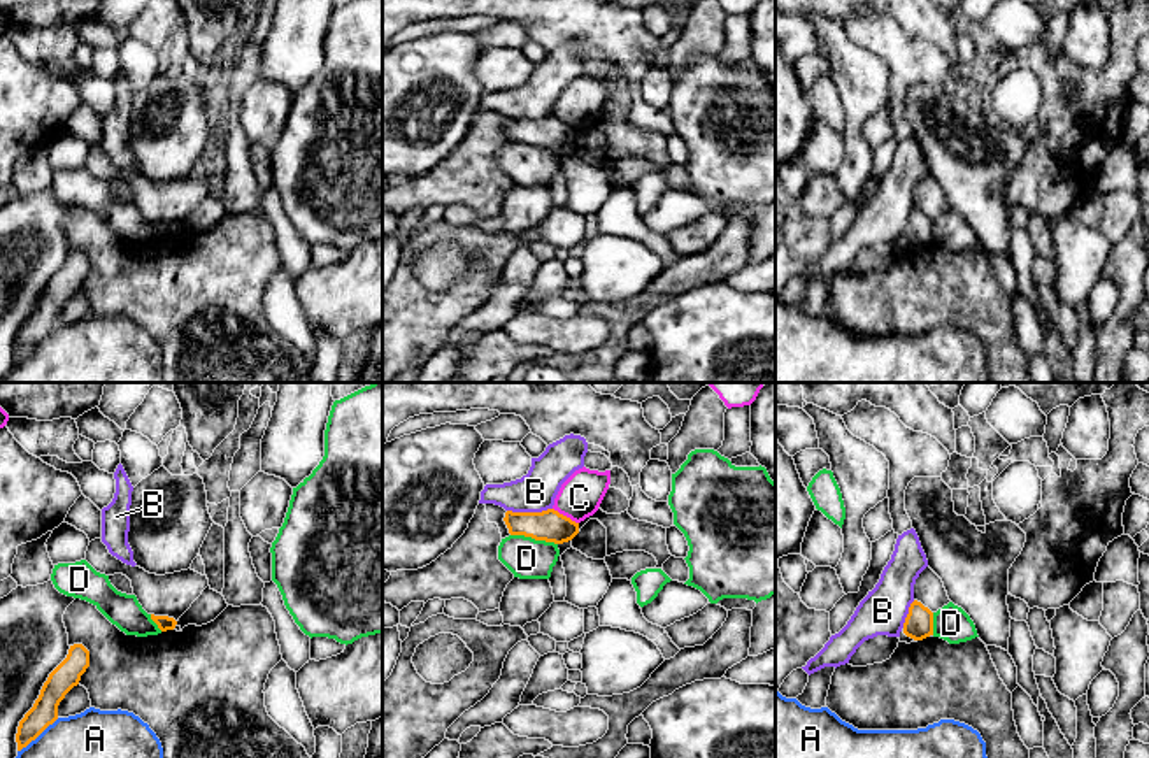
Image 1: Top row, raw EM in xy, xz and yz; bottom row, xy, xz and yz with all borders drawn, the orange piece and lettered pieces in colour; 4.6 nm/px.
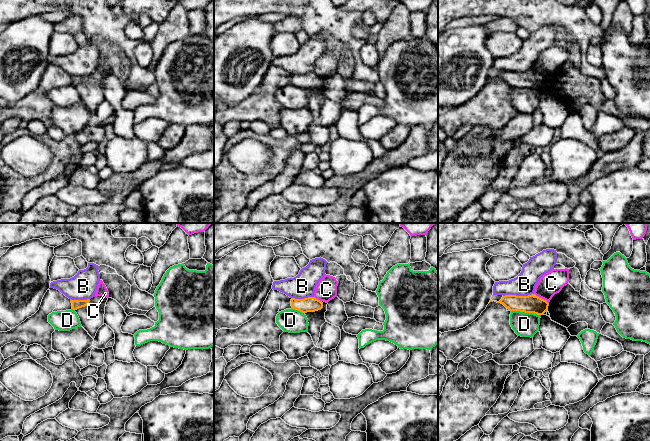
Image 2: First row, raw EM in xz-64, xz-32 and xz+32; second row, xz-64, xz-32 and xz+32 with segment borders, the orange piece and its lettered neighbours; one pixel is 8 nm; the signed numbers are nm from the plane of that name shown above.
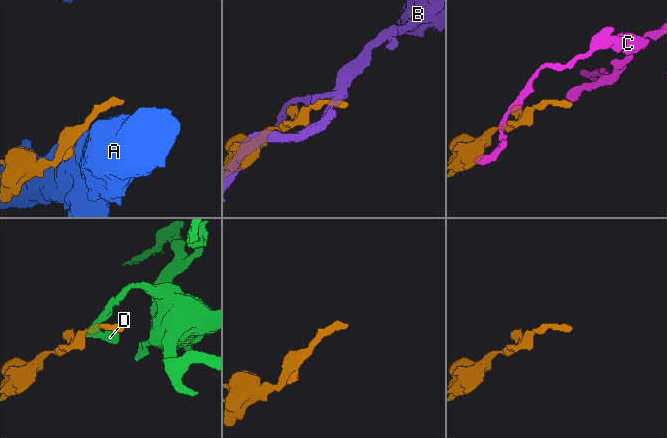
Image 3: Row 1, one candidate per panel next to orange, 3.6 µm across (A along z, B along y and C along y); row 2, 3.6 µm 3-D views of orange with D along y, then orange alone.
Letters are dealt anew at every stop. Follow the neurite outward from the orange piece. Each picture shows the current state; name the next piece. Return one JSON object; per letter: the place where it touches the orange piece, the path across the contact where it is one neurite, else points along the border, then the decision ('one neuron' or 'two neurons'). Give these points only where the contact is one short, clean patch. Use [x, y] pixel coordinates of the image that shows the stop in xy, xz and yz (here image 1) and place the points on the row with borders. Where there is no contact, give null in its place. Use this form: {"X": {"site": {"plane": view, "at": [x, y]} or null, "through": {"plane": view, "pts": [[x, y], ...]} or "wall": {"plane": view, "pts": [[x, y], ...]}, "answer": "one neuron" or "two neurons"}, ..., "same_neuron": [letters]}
{"A": {"site": {"plane": "xy", "at": [37, 736]}, "answer": "two neurons"}, "B": {"site": {"plane": "xz", "at": [528, 513]}, "answer": "two neurons"}, "C": {"site": {"plane": "xz", "at": [565, 516]}, "wall": {"plane": "xz", "pts": [[553, 507], [578, 523]]}, "answer": "two neurons"}, "D": {"site": {"plane": "xz", "at": [534, 537]}, "wall": {"plane": "xz", "pts": [[511, 534], [556, 544]]}, "answer": "two neurons"}, "same_neuron": []}

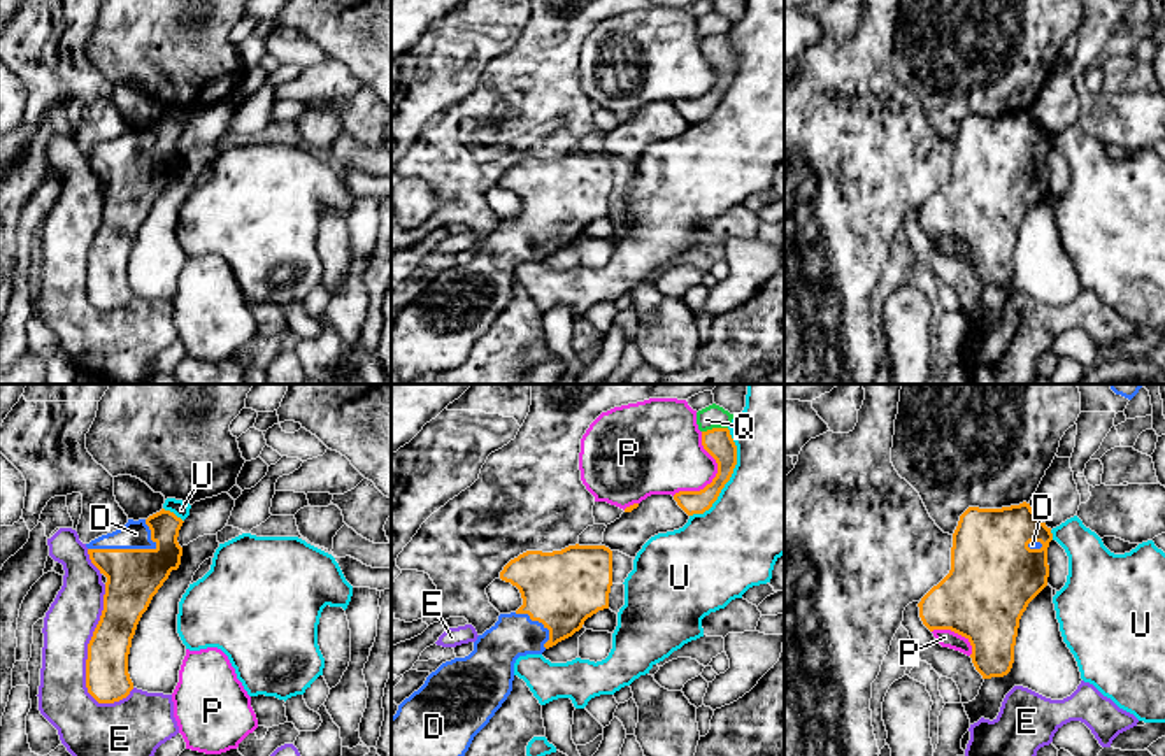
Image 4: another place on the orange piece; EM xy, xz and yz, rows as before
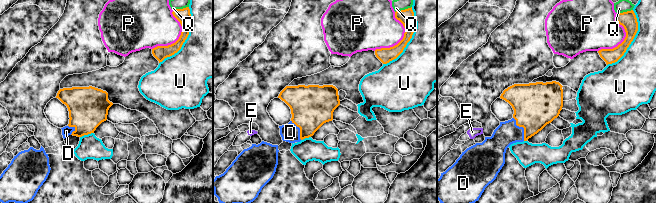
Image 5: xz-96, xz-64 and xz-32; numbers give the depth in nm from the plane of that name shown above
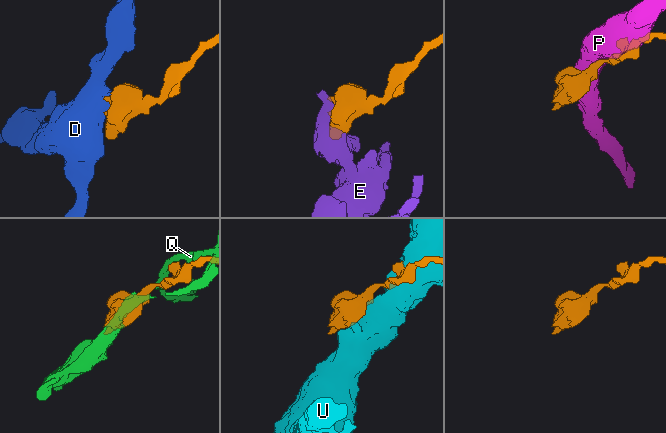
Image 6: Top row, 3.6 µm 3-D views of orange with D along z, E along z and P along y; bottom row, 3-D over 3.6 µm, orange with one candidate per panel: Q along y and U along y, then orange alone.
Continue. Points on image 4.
{"D": {"site": {"plane": "xy", "at": [123, 549]}, "through": {"plane": "xy", "pts": [[134, 576], [134, 560], [123, 549], [135, 534]]}, "answer": "one neuron"}, "E": {"site": {"plane": "xy", "at": [88, 644]}, "answer": "two neurons"}, "P": {"site": {"plane": "xz", "at": [716, 476]}, "answer": "two neurons"}, "Q": {"site": {"plane": "xz", "at": [714, 428]}, "answer": "two neurons"}, "U": {"site": {"plane": "xz", "at": [730, 476]}, "answer": "two neurons"}, "same_neuron": ["D"]}

